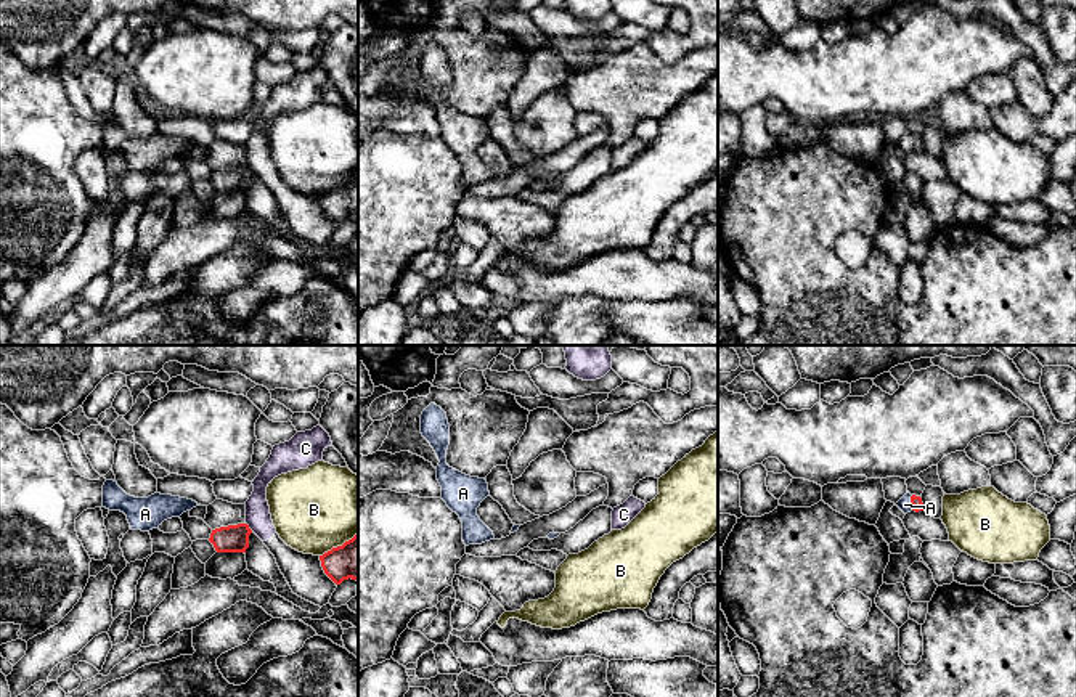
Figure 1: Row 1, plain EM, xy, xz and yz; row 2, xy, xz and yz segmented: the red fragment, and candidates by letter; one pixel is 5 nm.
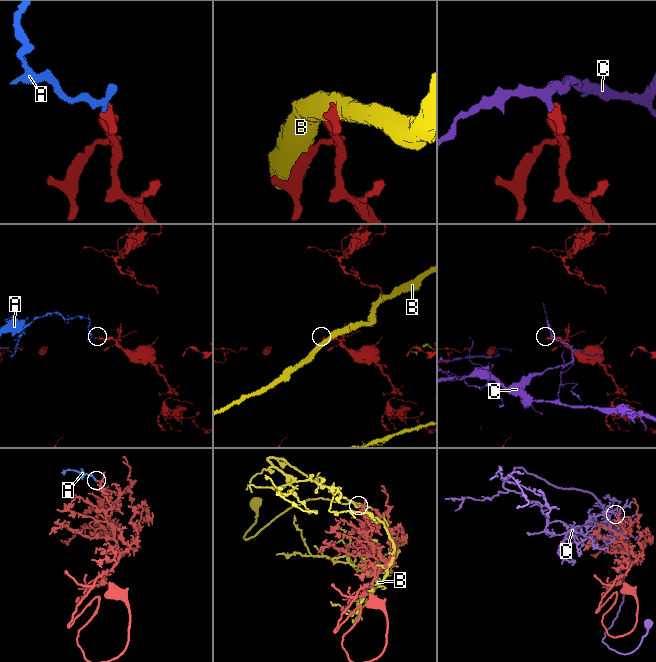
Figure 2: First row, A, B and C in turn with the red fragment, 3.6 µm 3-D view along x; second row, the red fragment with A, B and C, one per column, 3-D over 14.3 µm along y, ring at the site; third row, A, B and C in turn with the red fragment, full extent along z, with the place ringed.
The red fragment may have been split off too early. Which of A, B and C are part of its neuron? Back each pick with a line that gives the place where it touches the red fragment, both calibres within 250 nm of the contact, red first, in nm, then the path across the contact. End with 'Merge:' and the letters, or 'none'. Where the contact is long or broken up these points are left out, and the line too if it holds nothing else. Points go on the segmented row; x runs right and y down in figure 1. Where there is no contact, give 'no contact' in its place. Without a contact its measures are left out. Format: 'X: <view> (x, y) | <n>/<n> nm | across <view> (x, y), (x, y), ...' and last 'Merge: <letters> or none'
A: yz (911, 503) | 60/70 nm | across yz (916, 501), (911, 503), (904, 505)
Merge: A

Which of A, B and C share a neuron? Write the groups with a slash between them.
A / B / C

